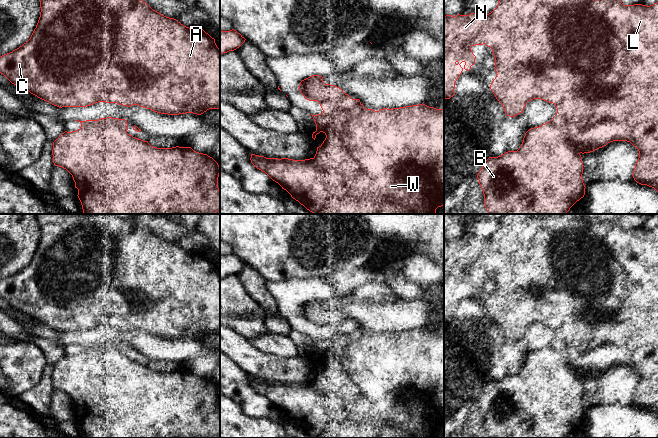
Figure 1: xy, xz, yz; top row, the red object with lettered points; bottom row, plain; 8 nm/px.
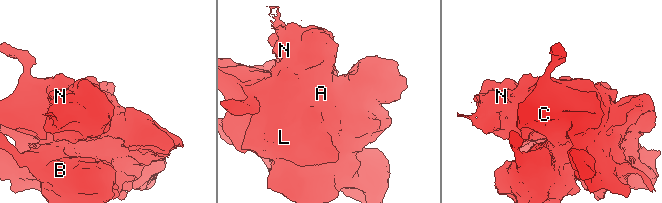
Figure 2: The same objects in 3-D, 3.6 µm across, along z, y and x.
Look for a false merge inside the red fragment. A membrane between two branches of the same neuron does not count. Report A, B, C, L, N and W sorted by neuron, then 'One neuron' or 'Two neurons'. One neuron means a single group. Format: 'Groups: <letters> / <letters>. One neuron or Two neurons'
Groups: A C L N W / B. Two neurons

